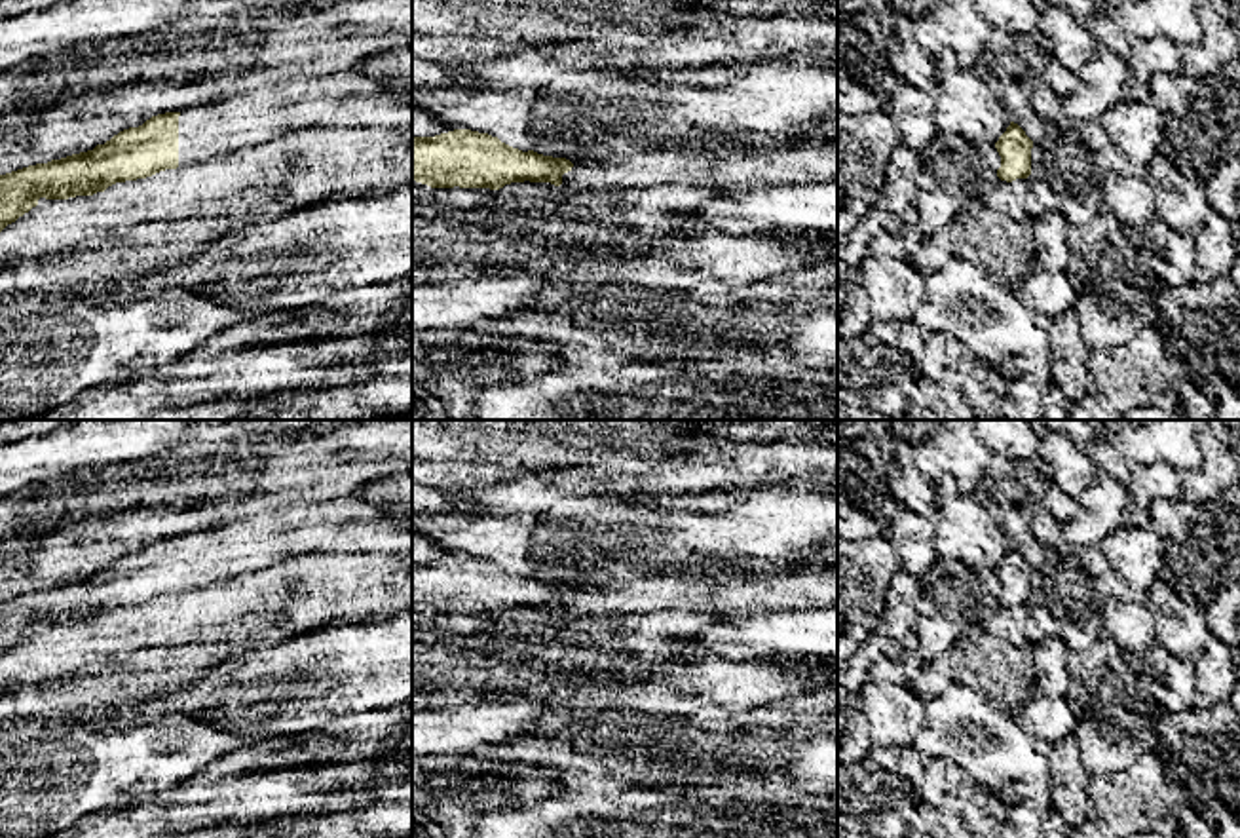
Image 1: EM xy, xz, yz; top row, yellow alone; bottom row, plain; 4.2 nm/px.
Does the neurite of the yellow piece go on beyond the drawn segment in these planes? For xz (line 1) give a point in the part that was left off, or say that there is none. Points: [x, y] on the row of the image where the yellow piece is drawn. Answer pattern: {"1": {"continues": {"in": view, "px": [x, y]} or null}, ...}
{"1": {"continues": null}}

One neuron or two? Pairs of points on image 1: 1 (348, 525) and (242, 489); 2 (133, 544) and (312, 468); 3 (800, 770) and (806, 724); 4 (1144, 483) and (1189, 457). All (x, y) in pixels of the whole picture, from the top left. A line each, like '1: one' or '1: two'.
1: two
2: one
3: two
4: two

